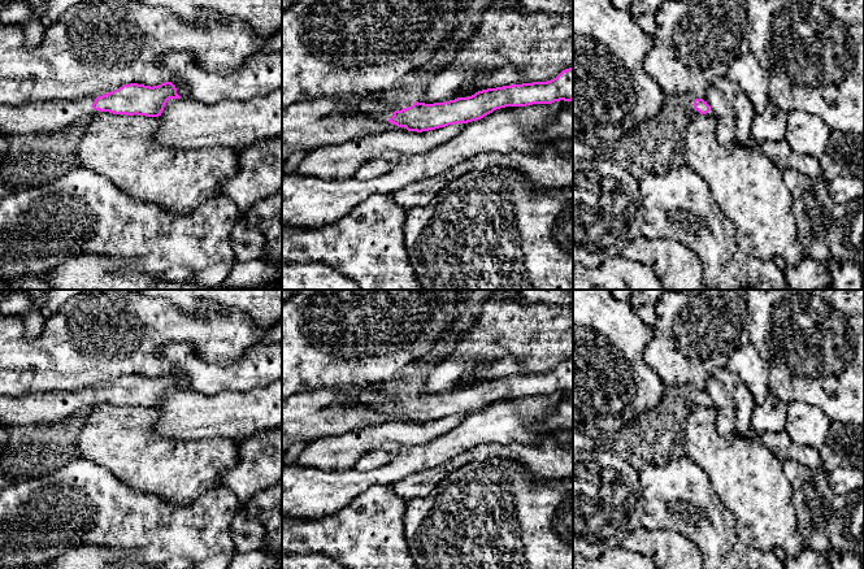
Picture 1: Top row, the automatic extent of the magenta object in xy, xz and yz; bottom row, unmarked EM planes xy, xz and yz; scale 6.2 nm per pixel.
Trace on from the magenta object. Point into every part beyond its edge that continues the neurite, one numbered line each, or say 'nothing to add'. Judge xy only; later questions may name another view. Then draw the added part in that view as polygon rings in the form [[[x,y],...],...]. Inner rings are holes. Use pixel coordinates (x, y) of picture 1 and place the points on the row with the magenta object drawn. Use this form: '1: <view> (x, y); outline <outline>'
1: xy (51, 114); outline [[[90,96],[78,100],[45,100],[32,104],[0,105],[0,134],[25,135],[40,131],[61,130],[71,123],[101,113],[92,108],[95,99],[95,96]]]

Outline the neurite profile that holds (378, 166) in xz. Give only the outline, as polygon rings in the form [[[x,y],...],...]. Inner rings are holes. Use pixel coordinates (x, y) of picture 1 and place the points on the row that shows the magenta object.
[[[388,153],[362,164],[353,174],[357,179],[372,179],[388,173],[398,162],[398,153]]]

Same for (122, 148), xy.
[[[101,112],[87,118],[86,131],[78,142],[77,156],[79,166],[108,178],[118,190],[133,199],[155,204],[172,214],[188,214],[192,209],[216,196],[223,181],[239,170],[239,152],[233,148],[173,148],[156,142],[160,122],[156,117],[126,116]]]

